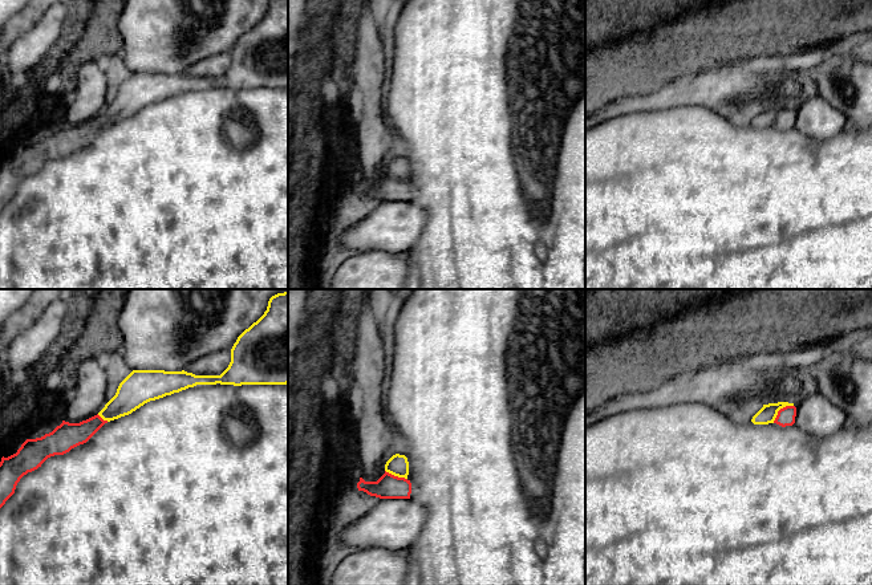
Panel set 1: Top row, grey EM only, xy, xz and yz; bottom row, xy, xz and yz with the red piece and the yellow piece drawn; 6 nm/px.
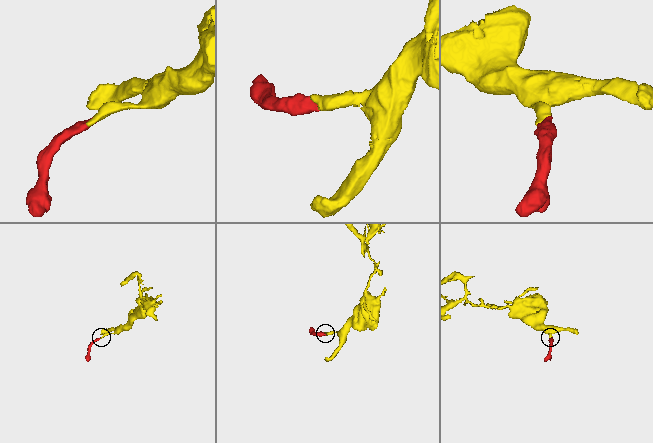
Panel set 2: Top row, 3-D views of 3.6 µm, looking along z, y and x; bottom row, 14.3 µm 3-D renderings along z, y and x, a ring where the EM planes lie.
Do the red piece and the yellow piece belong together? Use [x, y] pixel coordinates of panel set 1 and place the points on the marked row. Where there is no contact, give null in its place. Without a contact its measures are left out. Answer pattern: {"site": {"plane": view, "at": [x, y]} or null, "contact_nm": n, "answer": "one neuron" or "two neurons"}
{"site": {"plane": "yz", "at": [779, 410]}, "contact_nm": 170, "answer": "one neuron"}

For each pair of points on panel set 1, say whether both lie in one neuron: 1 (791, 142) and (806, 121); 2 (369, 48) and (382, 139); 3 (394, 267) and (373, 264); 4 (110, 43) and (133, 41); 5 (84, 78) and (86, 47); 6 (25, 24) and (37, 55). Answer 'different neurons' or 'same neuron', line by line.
1: different neurons
2: same neuron
3: same neuron
4: different neurons
5: different neurons
6: different neurons

